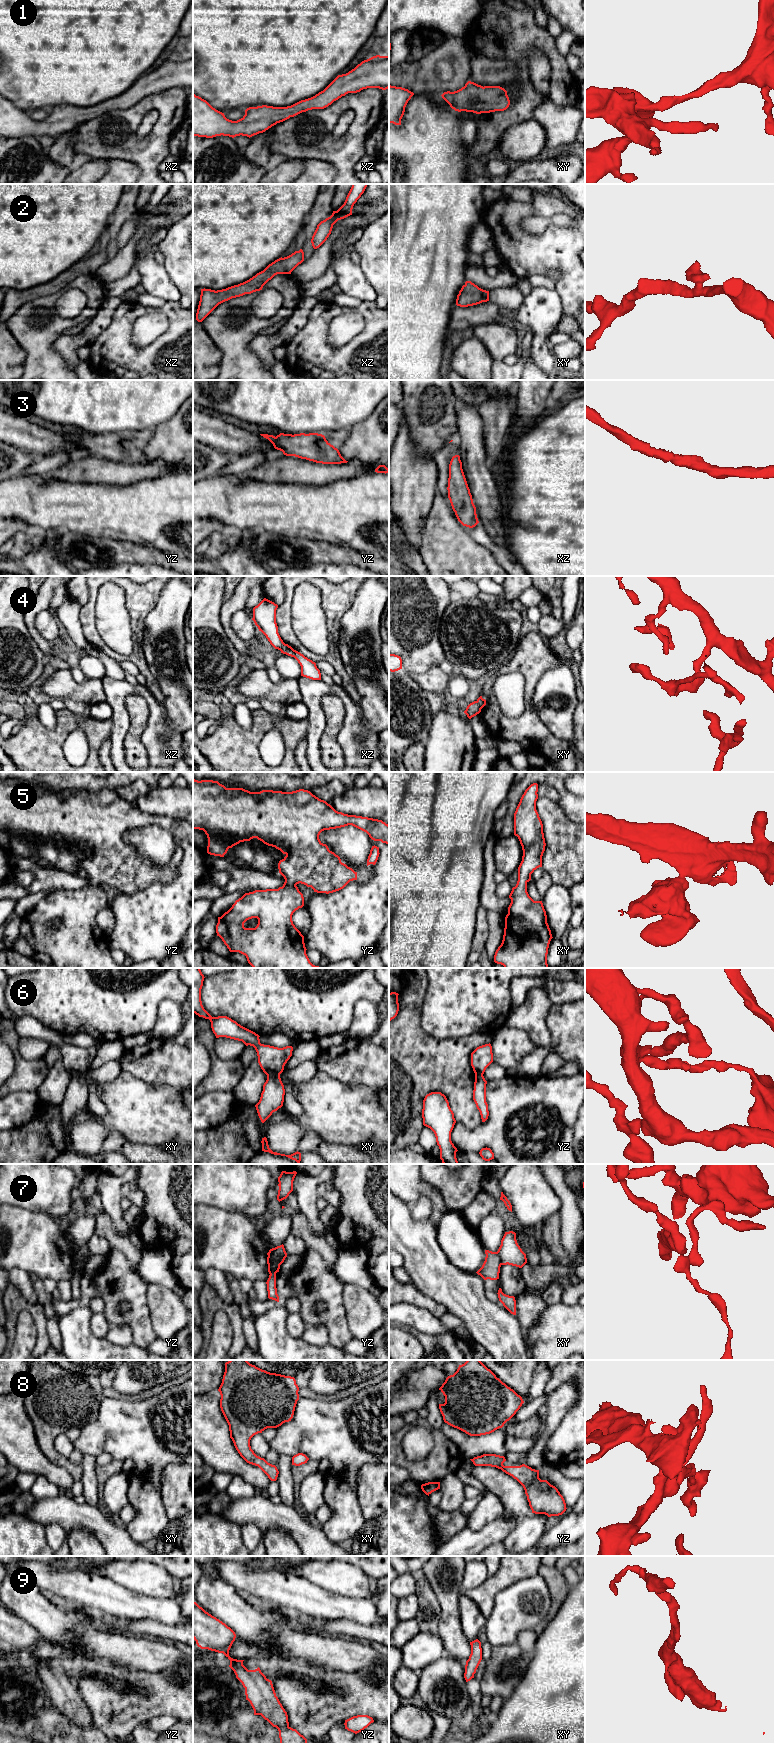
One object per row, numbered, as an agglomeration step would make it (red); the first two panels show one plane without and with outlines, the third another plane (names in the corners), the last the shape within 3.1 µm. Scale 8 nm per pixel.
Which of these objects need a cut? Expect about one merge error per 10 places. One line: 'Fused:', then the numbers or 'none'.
Fused: 4, 6, 7

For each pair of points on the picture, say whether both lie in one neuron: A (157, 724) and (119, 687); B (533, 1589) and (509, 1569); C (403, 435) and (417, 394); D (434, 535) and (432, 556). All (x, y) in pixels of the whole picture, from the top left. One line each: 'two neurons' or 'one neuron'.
A: one neuron
B: two neurons
C: two neurons
D: one neuron

